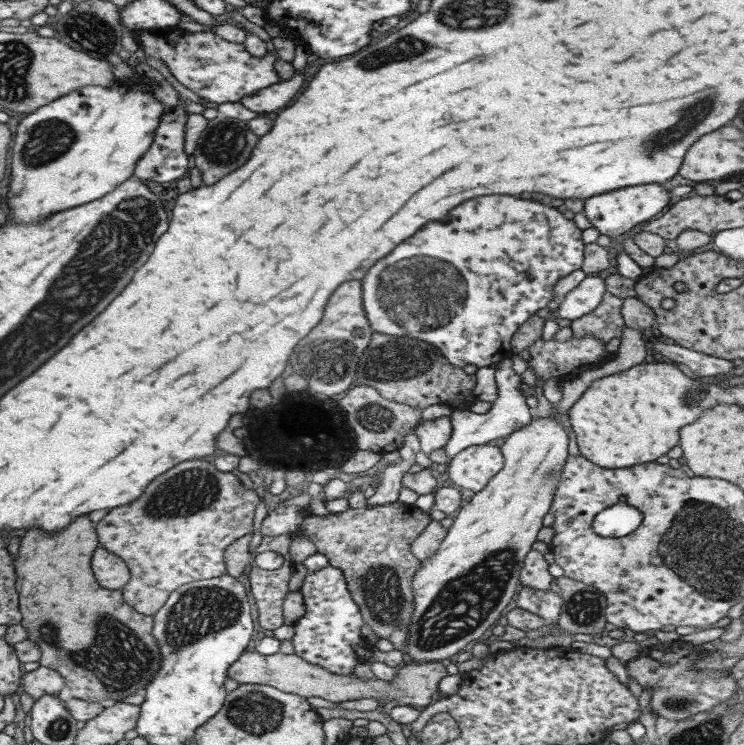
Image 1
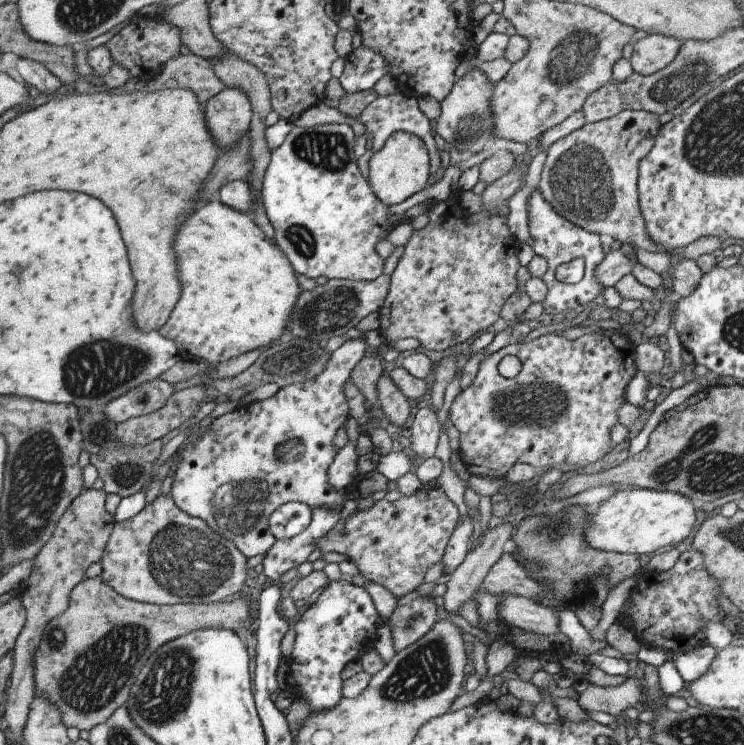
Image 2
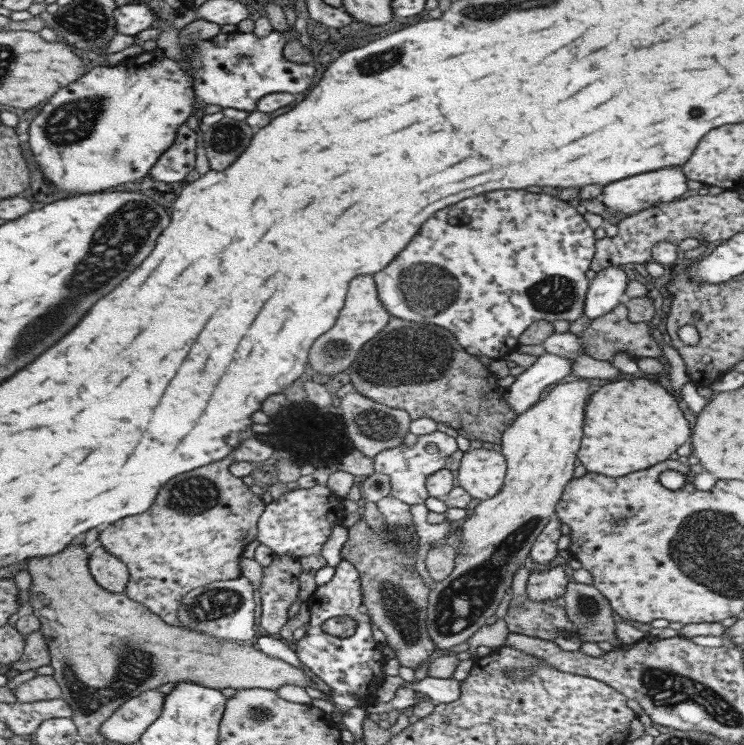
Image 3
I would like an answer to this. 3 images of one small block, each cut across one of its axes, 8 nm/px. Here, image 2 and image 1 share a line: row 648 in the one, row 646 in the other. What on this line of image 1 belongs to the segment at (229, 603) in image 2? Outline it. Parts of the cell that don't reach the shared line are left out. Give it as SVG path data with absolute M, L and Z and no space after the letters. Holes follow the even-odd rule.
M83 514L81 518L69 522L65 530L59 530L59 534L45 534L37 528L27 530L21 536L19 552L12 565L14 589L18 594L18 609L22 616L19 623L27 633L26 638L39 648L39 665L55 670L63 678L72 698L91 700L91 703L108 707L115 704L114 700L141 693L161 666L161 659L151 633L152 616L139 614L129 606L122 599L120 590L107 590L96 583L90 569L90 556L98 547L94 525Z

